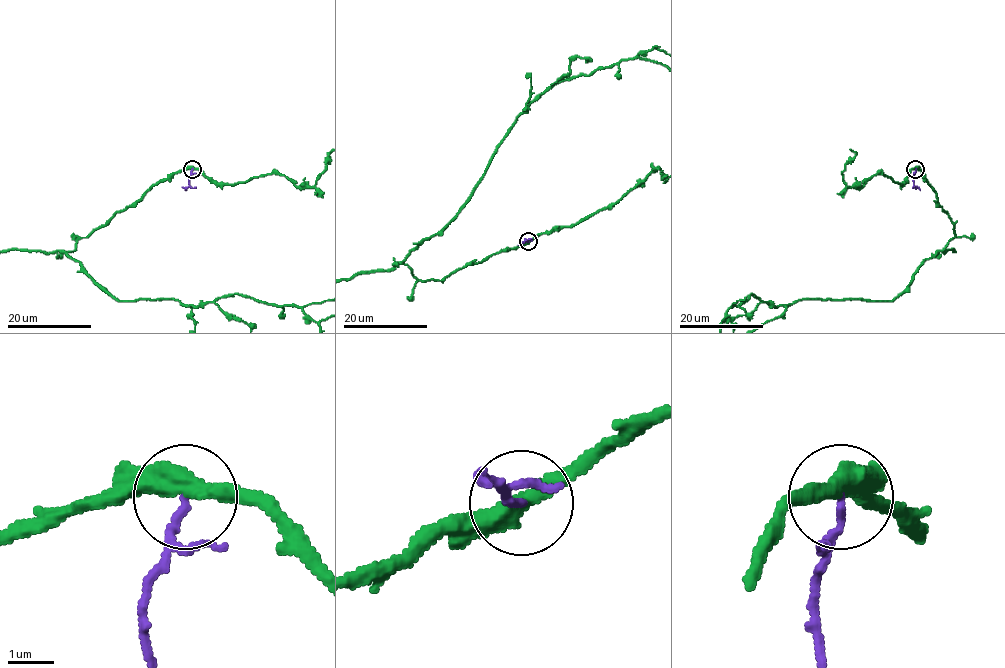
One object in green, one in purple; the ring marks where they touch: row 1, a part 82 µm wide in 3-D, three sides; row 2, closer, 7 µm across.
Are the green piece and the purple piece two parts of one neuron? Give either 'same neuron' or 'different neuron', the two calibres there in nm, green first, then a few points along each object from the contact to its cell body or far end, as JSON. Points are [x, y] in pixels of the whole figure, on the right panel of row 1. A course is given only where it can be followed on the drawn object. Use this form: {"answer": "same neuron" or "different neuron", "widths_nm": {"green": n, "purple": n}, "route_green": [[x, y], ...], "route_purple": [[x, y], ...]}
{"answer": "different neuron", "widths_nm": {"green": 420, "purple": 160}, "route_purple": [[916, 169], [914, 185], [919, 187]]}

